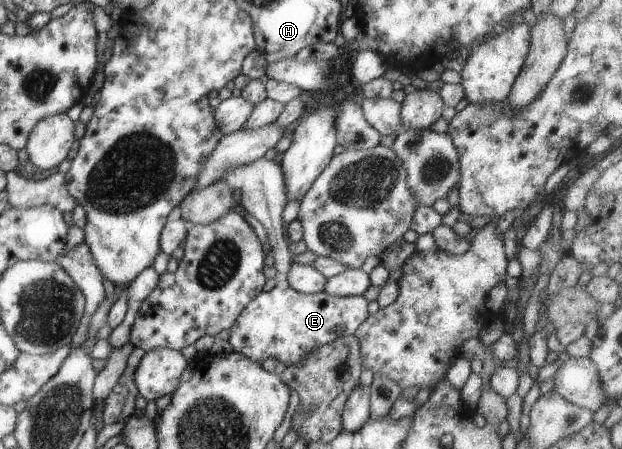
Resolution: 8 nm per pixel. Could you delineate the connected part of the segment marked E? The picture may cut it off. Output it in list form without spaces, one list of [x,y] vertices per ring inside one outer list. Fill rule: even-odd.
[[[279,277],[274,289],[260,292],[240,312],[229,328],[229,342],[234,351],[254,362],[262,363],[272,358],[286,366],[298,366],[312,350],[318,350],[340,335],[354,335],[370,314],[368,303],[364,296],[332,296],[325,291],[302,294],[294,290],[284,277]]]

